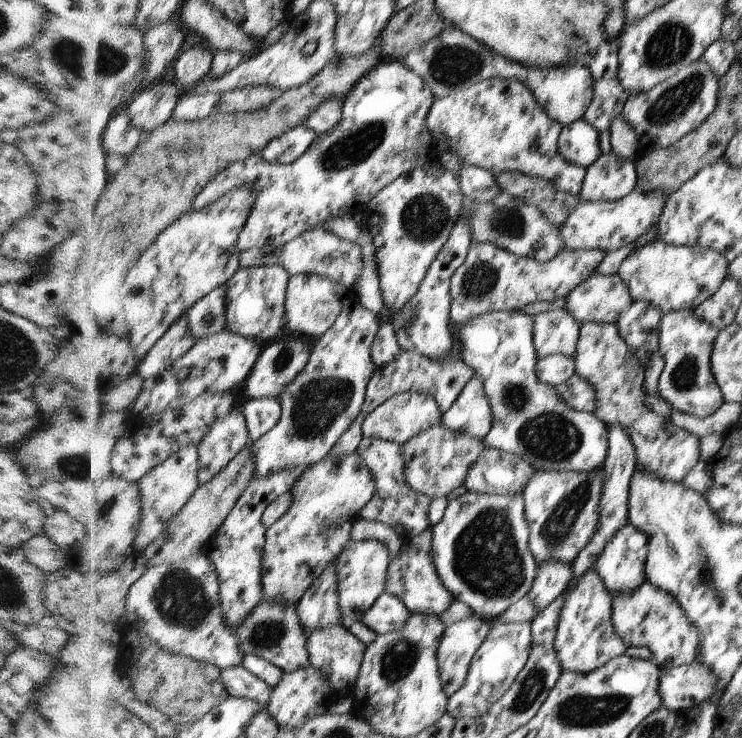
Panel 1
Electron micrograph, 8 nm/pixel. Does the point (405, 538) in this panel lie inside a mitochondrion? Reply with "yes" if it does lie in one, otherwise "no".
no

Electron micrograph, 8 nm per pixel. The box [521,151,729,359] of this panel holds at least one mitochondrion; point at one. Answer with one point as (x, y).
(557, 206)

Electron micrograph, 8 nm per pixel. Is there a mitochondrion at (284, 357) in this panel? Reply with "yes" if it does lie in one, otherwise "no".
yes

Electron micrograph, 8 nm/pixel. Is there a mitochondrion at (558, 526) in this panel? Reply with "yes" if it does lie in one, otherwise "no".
yes

